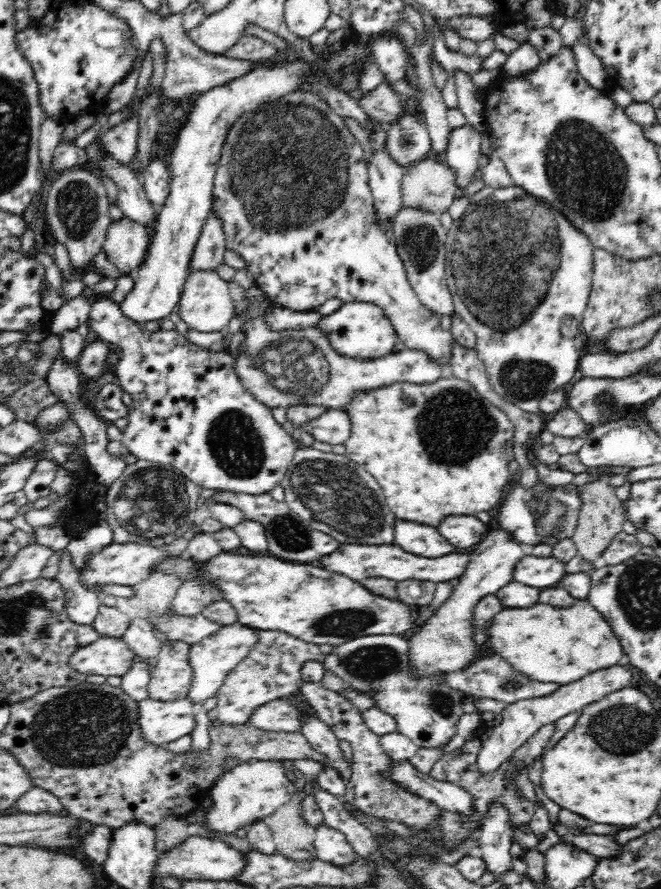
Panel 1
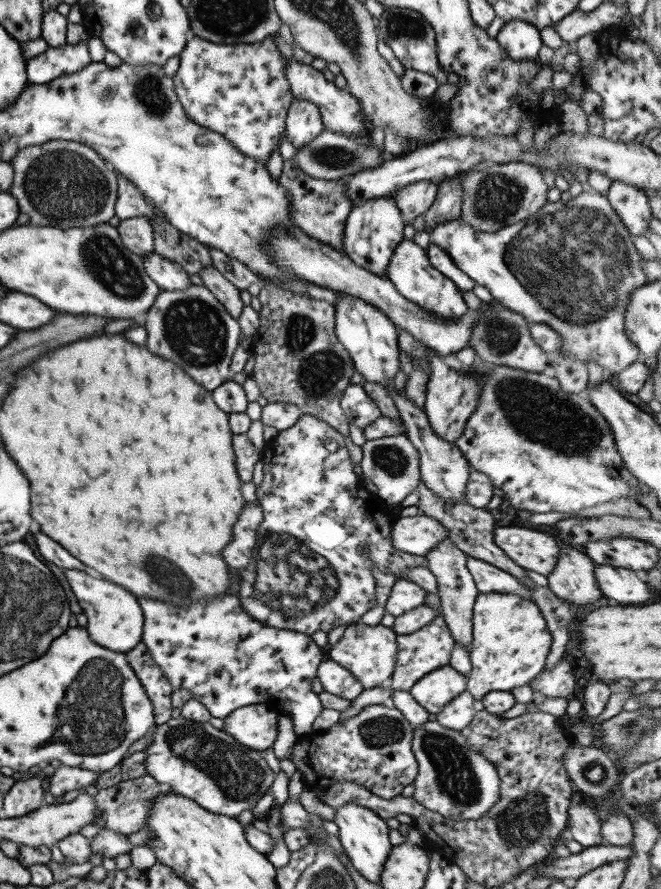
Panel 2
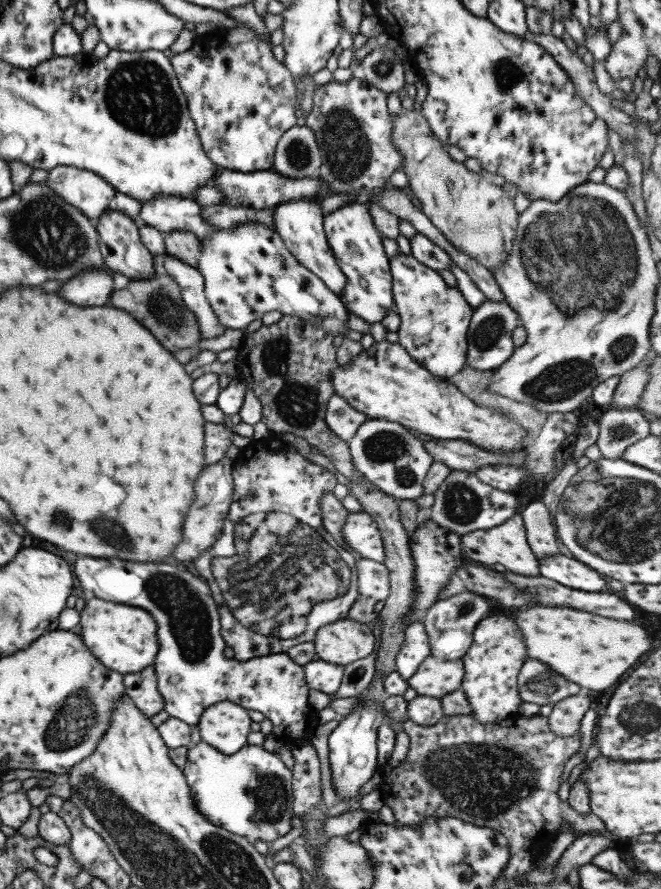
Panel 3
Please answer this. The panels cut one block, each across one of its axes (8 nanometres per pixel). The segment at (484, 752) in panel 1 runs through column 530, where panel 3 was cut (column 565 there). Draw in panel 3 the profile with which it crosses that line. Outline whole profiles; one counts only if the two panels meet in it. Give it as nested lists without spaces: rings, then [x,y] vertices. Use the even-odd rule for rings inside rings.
[[[585,693],[571,695],[553,703],[547,724],[557,736],[568,737],[578,734],[579,720],[589,710],[589,699]]]

